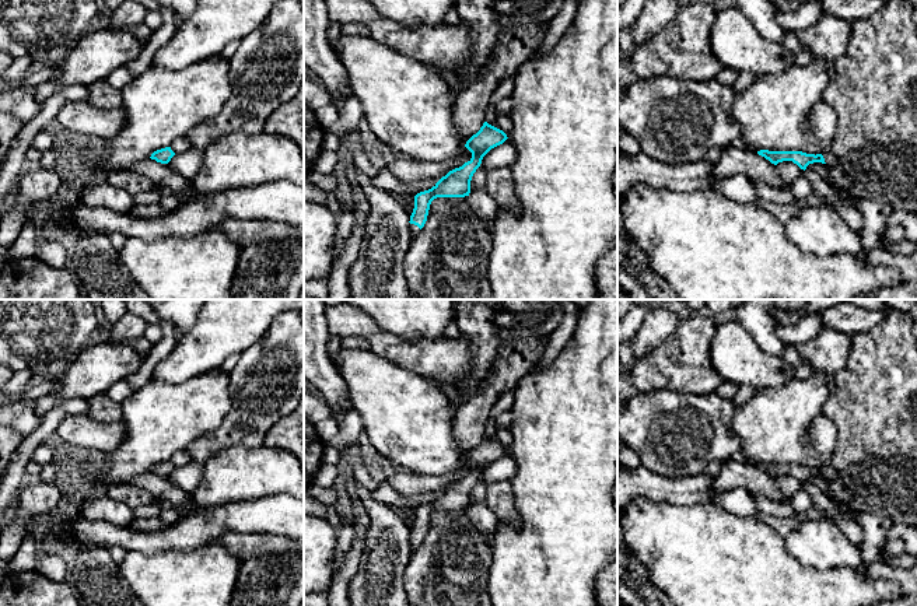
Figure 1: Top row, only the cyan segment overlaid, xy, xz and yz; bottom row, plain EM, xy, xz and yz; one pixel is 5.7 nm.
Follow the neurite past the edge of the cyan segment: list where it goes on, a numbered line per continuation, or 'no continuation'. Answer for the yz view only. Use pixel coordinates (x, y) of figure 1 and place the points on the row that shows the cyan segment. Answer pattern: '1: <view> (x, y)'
no continuation

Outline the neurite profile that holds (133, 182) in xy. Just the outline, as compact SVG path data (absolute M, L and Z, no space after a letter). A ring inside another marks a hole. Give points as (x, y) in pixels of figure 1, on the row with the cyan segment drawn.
M113 169L106 174L106 182L112 186L120 188L130 195L154 189L155 183L141 175L140 172L130 169Z

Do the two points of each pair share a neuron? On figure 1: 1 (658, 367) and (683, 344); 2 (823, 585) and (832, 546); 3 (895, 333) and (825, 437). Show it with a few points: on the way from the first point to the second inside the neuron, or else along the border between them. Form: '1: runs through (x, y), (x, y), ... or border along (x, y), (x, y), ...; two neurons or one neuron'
1: runs through (664, 364), (678, 350); one neuron
2: border along (797, 559), (804, 564), (818, 568), (860, 568); two neurons
3: border along (822, 413), (836, 426), (837, 444), (833, 455); two neurons

